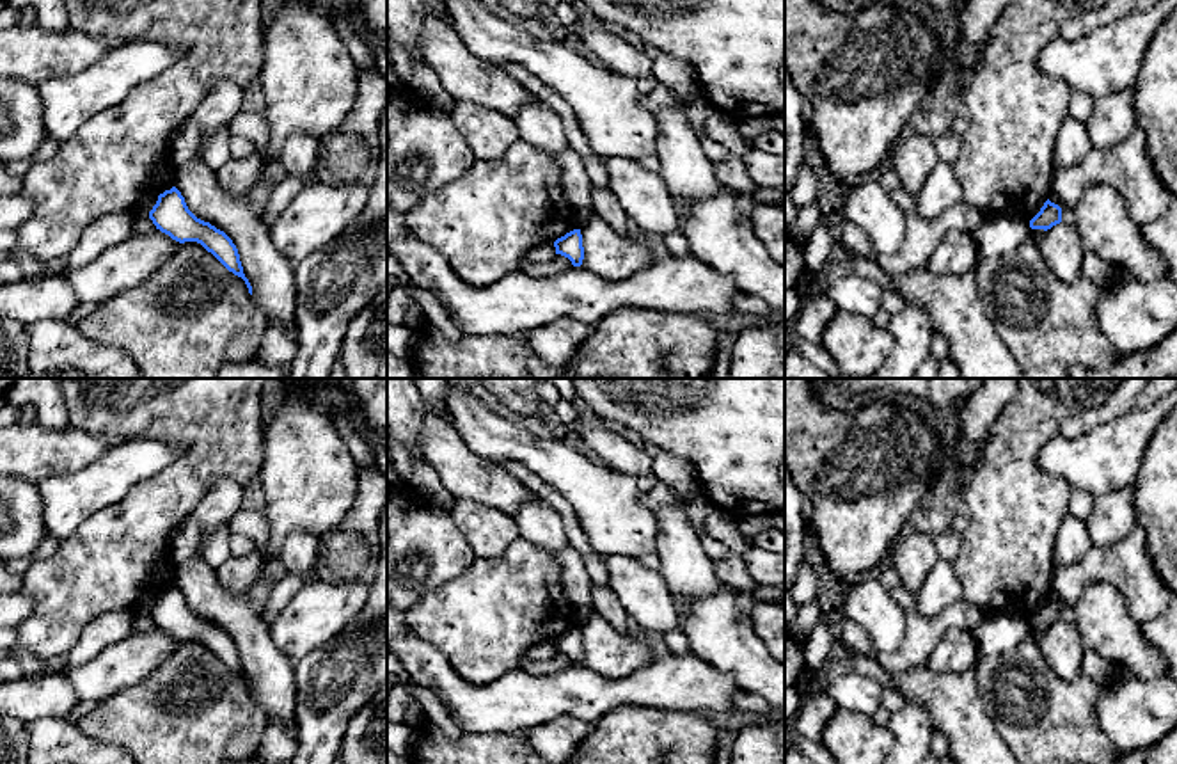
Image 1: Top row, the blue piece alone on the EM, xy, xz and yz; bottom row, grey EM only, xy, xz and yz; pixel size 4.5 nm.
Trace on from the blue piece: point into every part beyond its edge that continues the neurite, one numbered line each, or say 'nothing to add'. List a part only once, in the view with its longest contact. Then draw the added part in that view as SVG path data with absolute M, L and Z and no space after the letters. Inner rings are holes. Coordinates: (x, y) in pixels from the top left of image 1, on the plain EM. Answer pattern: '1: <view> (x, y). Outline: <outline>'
nothing to add

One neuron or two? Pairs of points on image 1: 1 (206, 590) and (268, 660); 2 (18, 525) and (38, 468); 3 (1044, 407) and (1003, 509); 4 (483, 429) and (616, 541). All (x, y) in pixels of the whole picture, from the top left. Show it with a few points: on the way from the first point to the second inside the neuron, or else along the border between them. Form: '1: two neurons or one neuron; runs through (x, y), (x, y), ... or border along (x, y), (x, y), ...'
1: one neuron; runs through (224, 608), (254, 642)
2: two neurons; border along (18, 477), (36, 487)
3: one neuron; runs through (1019, 432), (1011, 457), (1011, 484)
4: one neuron; runs through (521, 446), (547, 457), (593, 503)

